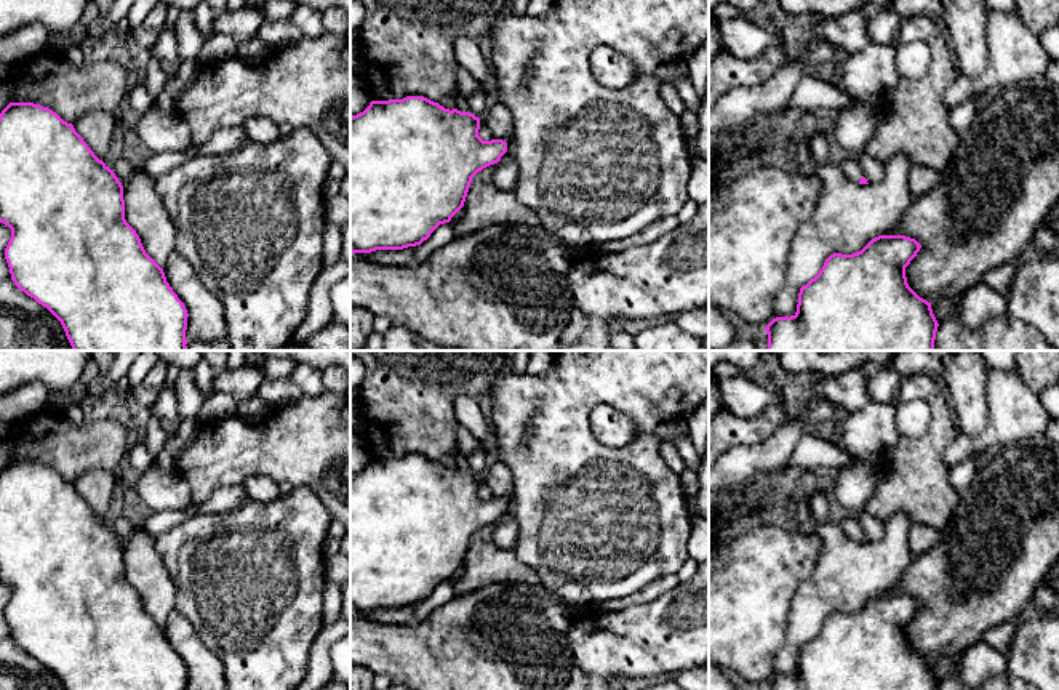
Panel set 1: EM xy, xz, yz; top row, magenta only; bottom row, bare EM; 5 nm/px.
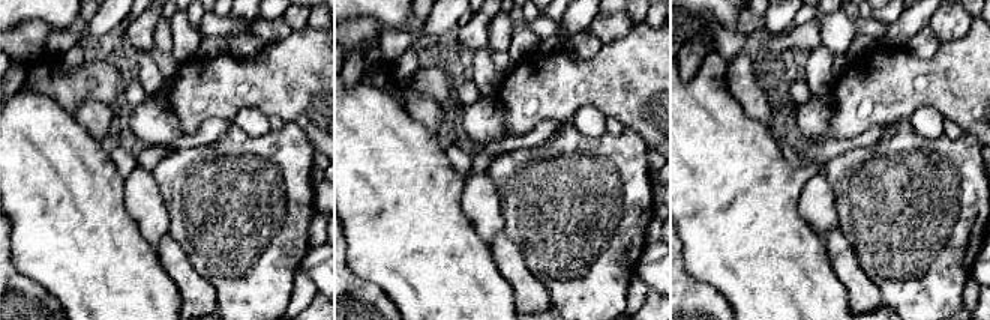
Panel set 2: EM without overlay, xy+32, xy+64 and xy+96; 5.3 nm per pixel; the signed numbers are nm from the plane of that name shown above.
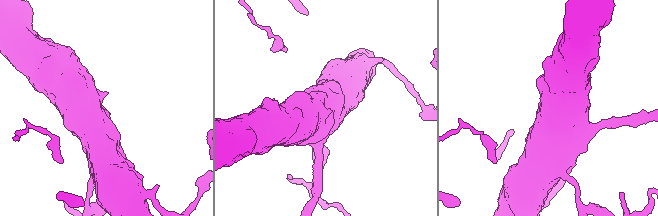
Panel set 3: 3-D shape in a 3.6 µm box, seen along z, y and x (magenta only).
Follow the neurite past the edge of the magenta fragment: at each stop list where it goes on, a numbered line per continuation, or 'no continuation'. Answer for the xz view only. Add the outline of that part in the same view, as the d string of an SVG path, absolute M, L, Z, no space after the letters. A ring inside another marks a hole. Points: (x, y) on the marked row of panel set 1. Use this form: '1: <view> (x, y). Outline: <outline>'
no continuation

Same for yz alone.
1: yz (848, 165). Outline: M848 155L848 157L840 158L837 162L837 165L845 173L845 176L849 178L851 181L859 183L861 178L864 176L862 171L861 171L859 163L856 160L856 157L853 157L853 155Z

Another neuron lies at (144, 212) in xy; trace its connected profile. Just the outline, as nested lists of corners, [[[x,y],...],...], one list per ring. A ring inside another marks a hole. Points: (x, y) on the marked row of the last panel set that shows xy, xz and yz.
[[[139,163],[123,187],[123,200],[126,223],[139,235],[146,253],[165,269],[176,251],[176,229],[157,194],[155,179]]]

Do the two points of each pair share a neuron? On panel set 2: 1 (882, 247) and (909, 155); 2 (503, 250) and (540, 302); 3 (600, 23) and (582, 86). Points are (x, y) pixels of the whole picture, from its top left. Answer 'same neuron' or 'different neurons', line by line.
1: same neuron
2: same neuron
3: different neurons

